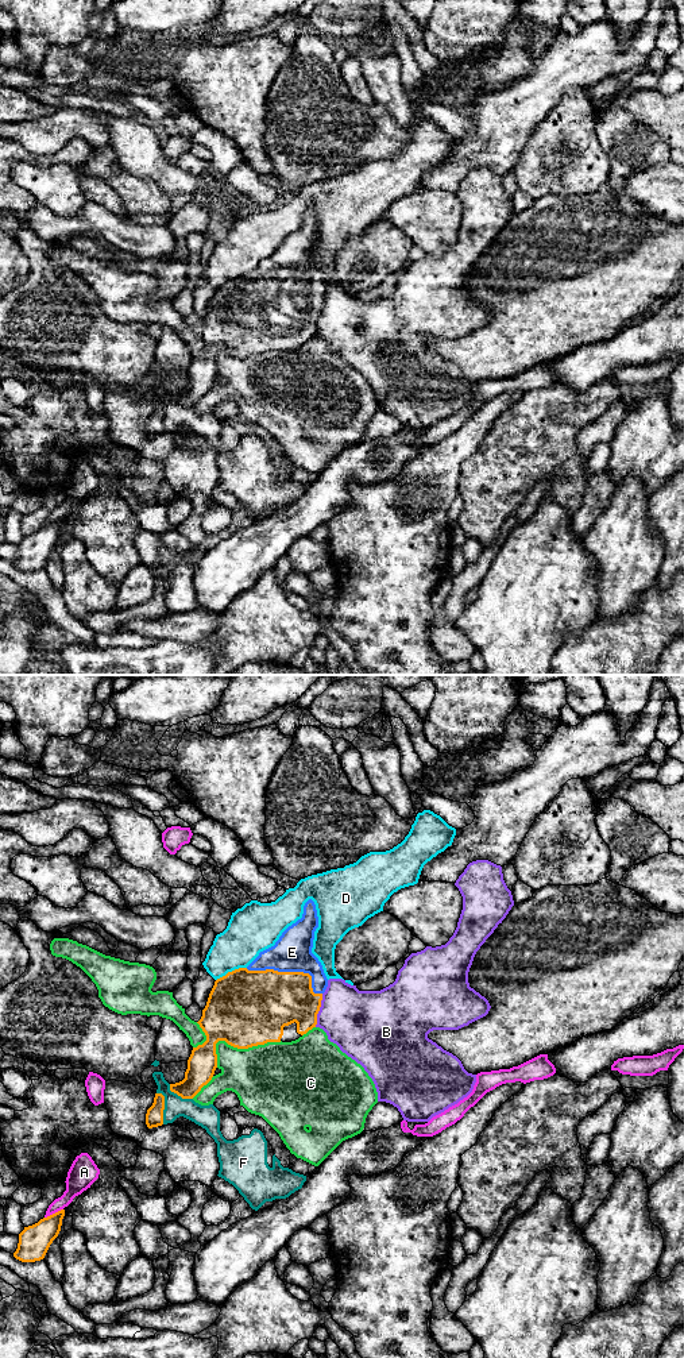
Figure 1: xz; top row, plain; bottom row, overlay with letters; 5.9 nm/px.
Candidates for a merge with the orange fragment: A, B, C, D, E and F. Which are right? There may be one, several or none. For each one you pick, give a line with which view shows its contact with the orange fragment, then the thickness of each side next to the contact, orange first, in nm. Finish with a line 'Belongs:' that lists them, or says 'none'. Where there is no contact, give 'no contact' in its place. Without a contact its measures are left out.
E: meets orange in xz; 380 nm thick on the orange side, 220 nm on the other
Belongs: E

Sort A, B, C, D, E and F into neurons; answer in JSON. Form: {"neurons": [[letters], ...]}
{"neurons": [["A"], ["B"], ["C"], ["D"], ["E"], ["F"]]}

